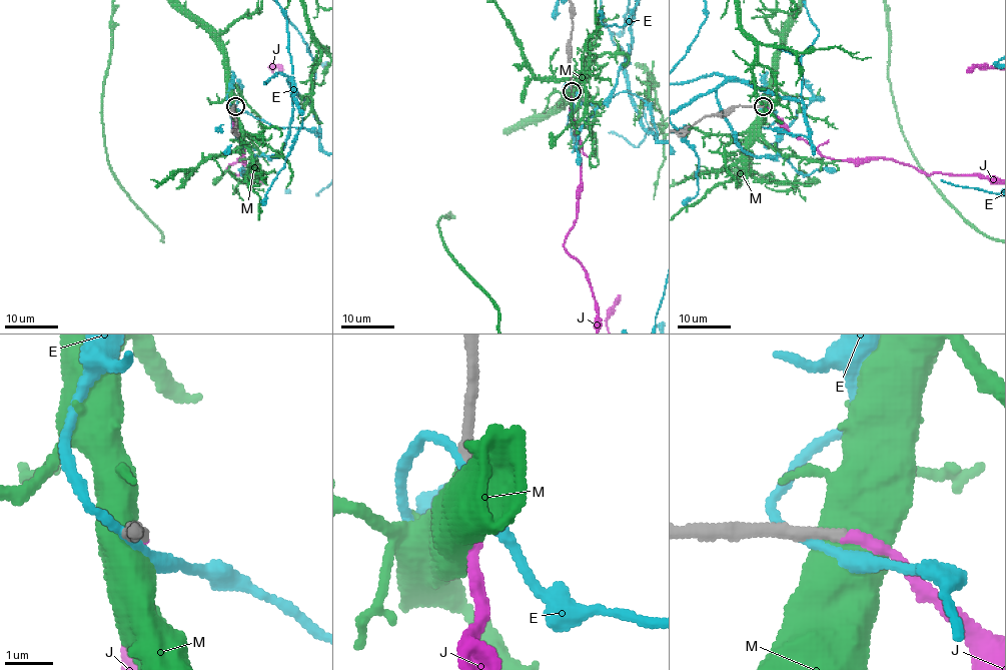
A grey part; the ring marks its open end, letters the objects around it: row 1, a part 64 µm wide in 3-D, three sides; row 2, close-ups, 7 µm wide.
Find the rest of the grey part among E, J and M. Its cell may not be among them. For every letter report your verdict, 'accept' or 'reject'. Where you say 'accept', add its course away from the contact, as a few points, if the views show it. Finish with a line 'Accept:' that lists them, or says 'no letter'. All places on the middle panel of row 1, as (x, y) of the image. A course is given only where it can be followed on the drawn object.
E: reject
J: accept
M: reject
Accept: J

